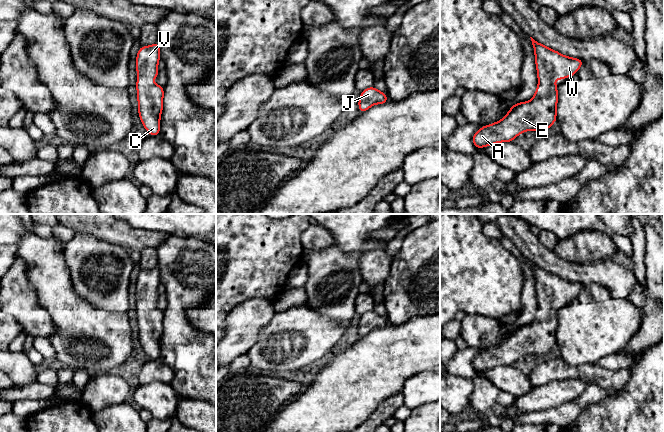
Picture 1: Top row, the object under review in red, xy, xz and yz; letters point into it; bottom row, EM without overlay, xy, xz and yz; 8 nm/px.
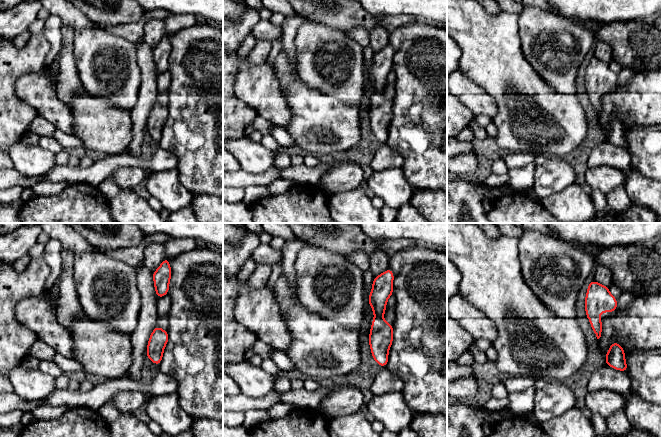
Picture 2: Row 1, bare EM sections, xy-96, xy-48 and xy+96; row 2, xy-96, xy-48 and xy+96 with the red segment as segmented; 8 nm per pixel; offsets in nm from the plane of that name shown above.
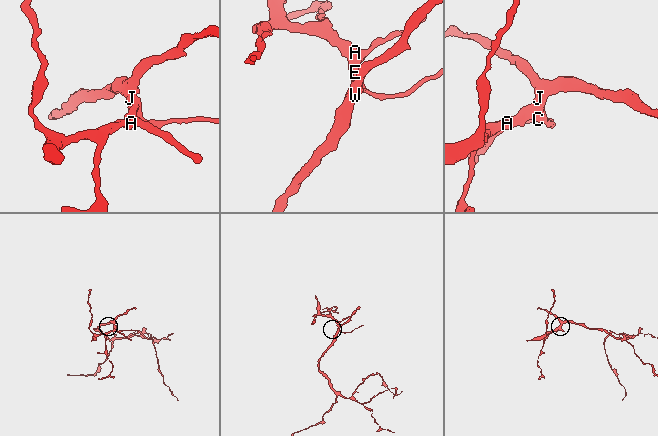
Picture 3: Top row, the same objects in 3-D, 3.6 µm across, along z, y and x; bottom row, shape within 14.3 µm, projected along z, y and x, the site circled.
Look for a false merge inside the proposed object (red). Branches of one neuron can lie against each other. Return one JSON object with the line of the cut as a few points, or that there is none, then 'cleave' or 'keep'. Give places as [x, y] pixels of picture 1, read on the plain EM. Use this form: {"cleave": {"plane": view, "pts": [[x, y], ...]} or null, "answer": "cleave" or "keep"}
{"cleave": null, "answer": "keep"}

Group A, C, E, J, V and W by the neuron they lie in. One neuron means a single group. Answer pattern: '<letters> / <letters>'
A C E J V W

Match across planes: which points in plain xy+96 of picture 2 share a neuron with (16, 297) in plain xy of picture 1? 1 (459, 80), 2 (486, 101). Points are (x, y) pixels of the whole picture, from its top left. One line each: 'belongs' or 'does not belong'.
1: belongs
2: belongs

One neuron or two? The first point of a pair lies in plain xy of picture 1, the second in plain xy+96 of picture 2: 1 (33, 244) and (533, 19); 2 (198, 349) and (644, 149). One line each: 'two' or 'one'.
1: two
2: one

